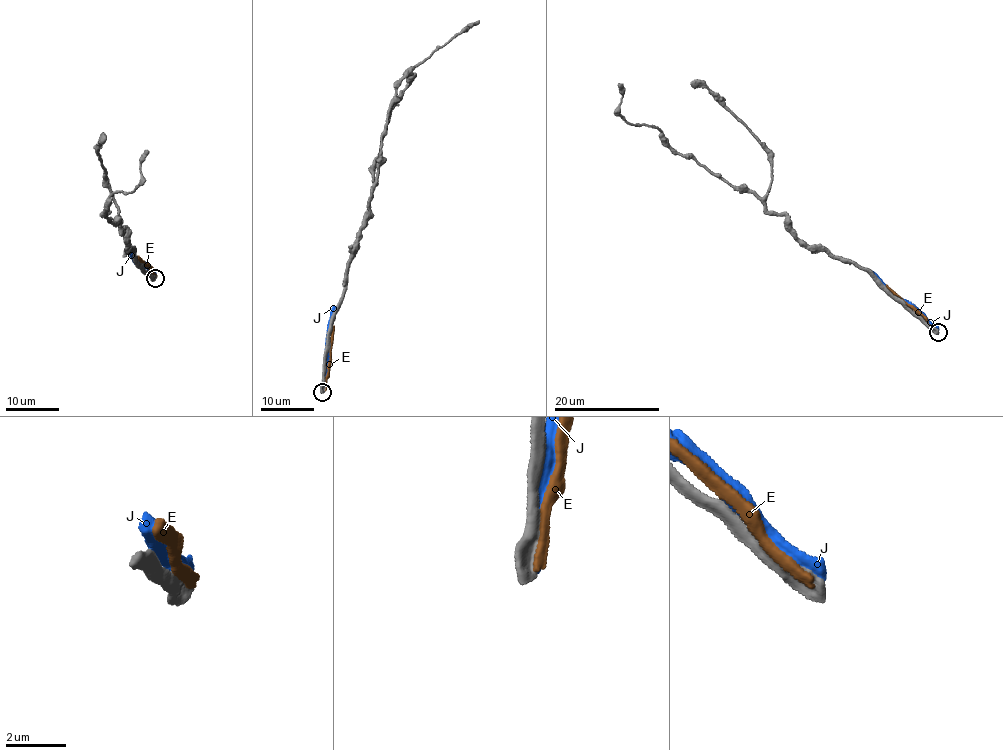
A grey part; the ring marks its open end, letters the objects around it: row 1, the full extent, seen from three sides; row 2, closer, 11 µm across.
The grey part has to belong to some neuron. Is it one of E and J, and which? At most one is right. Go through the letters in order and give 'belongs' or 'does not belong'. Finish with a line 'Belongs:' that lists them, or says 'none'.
E: does not belong
J: does not belong
Belongs: none

